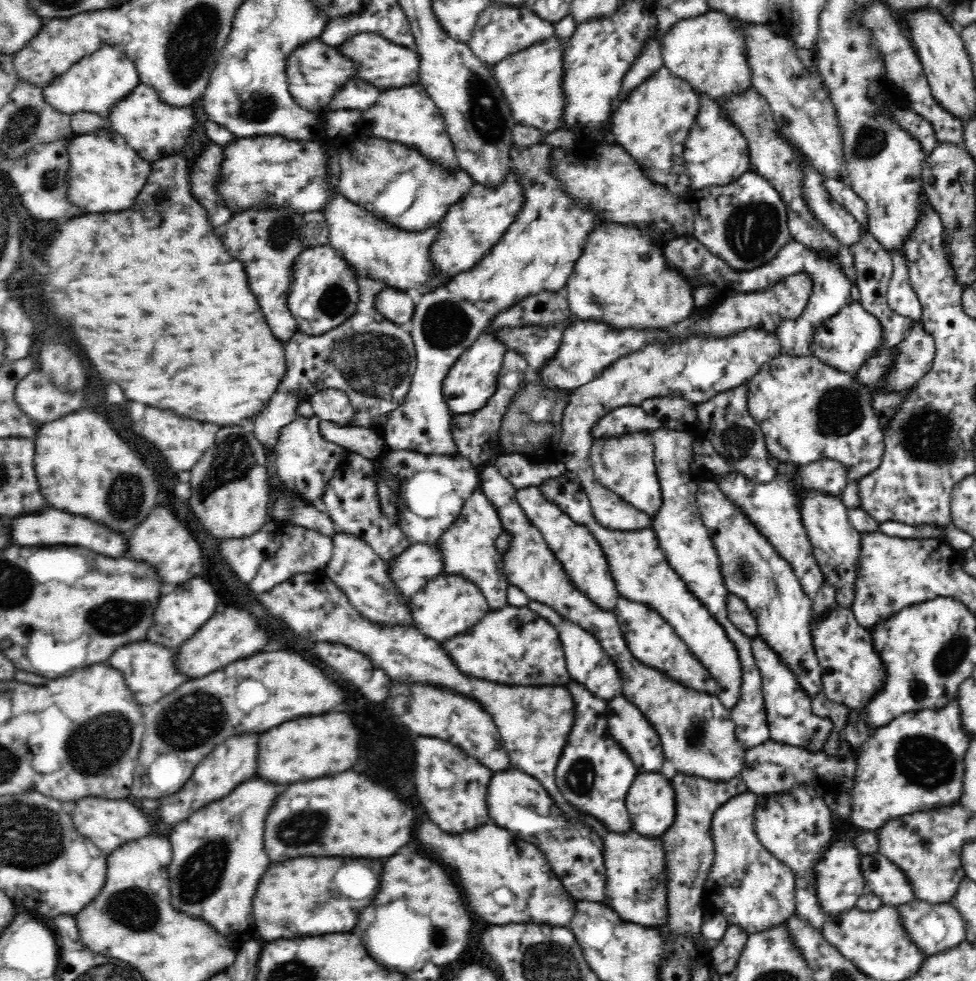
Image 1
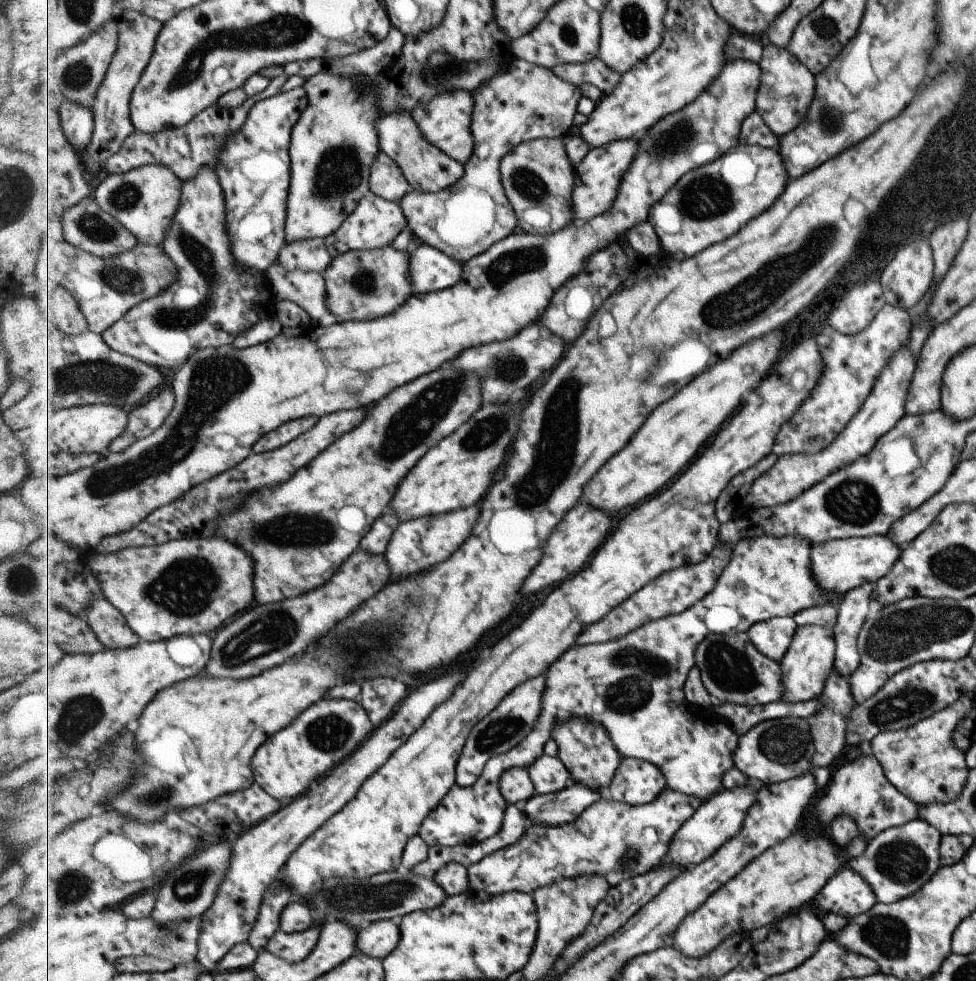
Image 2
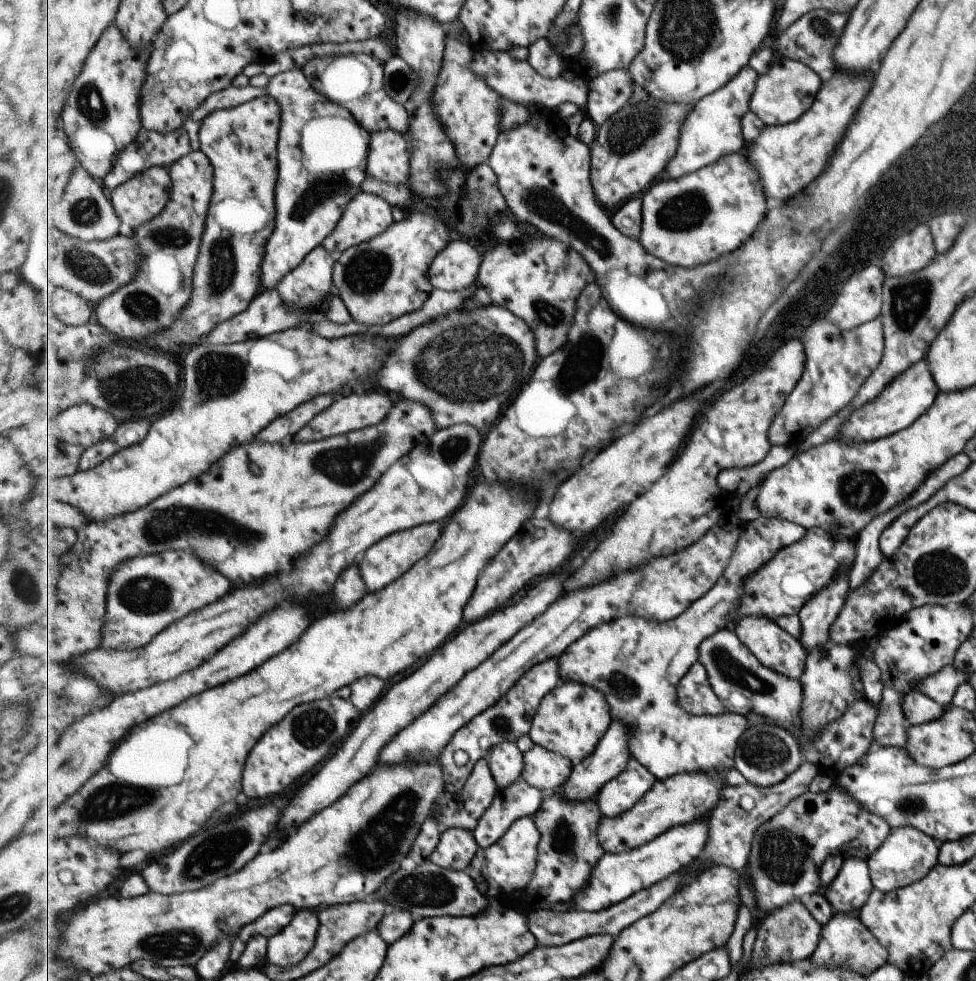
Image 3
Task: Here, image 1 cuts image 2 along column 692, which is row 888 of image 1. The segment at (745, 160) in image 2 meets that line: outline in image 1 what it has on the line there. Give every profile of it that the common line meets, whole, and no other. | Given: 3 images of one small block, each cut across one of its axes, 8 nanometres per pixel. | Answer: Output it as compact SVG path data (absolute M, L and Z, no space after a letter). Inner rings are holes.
M256 774L234 787L224 798L209 802L182 819L168 834L173 849L170 866L171 902L177 910L190 910L218 926L224 934L254 928L252 896L270 866L264 848L266 818L284 792L284 784L274 784Z

